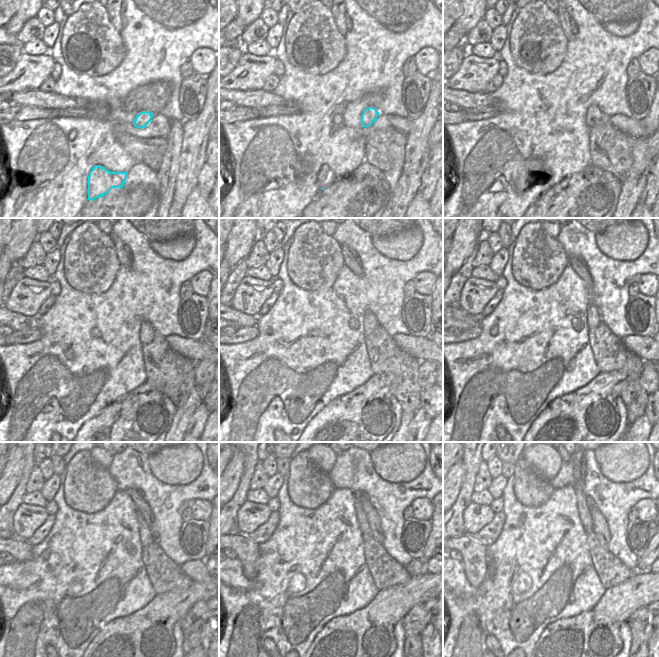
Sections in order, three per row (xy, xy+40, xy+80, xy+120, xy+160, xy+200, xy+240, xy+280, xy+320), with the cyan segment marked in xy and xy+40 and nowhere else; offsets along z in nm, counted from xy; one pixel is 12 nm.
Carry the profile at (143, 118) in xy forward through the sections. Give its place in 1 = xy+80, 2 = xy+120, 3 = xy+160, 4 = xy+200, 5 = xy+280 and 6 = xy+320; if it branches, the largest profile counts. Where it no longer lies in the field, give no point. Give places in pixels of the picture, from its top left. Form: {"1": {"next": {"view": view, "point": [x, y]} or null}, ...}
{"1": {"next": {"view": "xy+80", "point": [593, 115]}}, "2": {"next": {"view": "xy+120", "point": [147, 331]}}, "3": {"next": {"view": "xy+160", "point": [370, 322]}}, "4": {"next": {"view": "xy+200", "point": [594, 318]}}, "5": {"next": {"view": "xy+280", "point": [361, 516]}}, "6": {"next": {"view": "xy+320", "point": [578, 462]}}}

